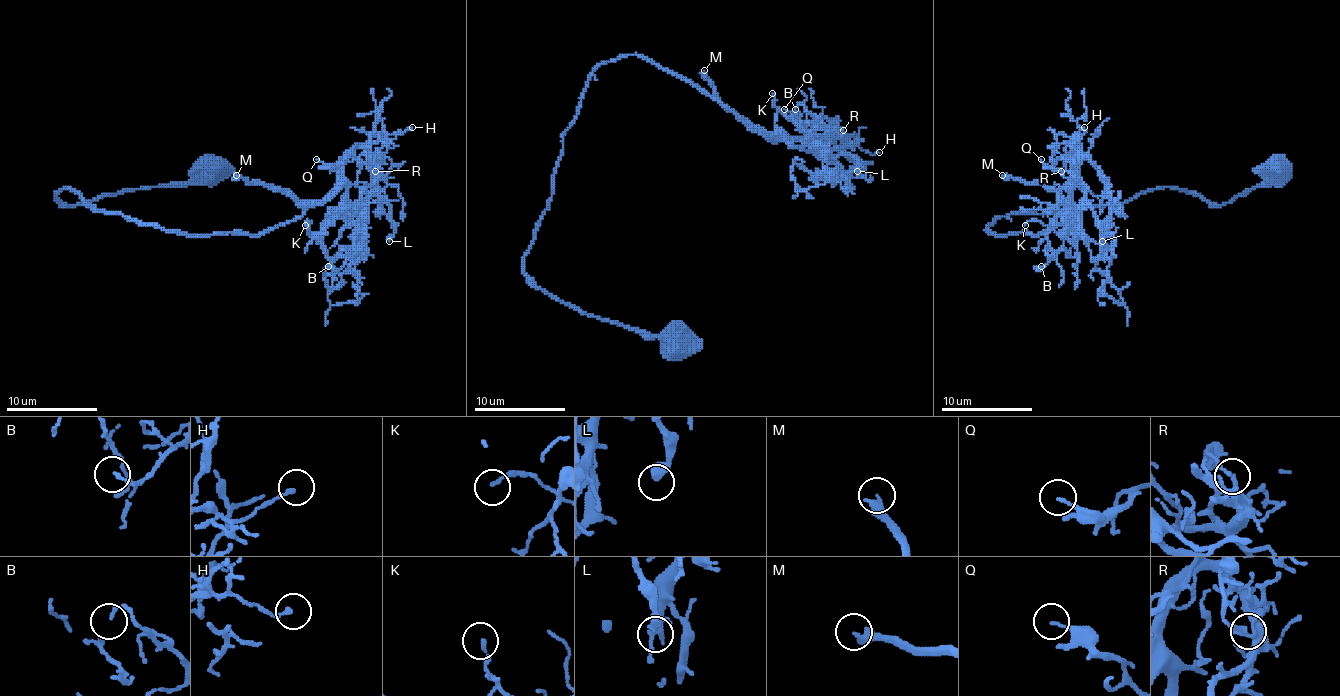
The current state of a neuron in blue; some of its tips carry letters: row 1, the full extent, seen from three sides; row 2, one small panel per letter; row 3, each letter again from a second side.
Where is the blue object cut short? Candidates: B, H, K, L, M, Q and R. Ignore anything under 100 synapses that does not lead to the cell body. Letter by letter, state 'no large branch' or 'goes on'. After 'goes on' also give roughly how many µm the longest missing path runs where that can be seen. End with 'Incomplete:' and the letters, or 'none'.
B: no large branch
H: no large branch
K: no large branch
L: no large branch
M: goes on; about 45 µm are missing
Q: no large branch
R: no large branch
Incomplete: M

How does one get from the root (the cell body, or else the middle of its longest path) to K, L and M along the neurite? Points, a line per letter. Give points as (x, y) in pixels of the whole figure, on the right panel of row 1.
K: (1273, 168), (1223, 205), (1161, 187), (986, 230), (1041, 234), (1082, 189), (1066, 232), (1025, 225)
L: (1273, 168), (1223, 205), (1161, 187), (1118, 205), (1007, 214), (986, 230), (1041, 234), (1084, 184), (1102, 241)
M: (1273, 168), (1223, 205), (1161, 187), (1118, 205), (1007, 214), (986, 230), (1041, 234), (1068, 205), (1002, 175)

